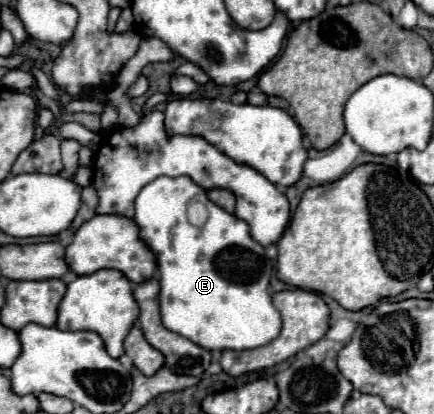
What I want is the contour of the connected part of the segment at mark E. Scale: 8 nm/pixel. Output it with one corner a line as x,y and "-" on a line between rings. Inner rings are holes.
160,176
146,184
136,196
136,216
134,222
140,232
140,240
152,250
158,274
160,274
160,316
162,324
192,340
206,350
248,350
268,344
278,336
282,322
280,312
274,308
268,284
270,284
270,260
264,254
262,244
254,242
248,224
234,214
212,204
202,188
194,184
188,176
168,178
-
190,202
204,202
210,208
210,216
202,228
192,226
186,218
186,208

